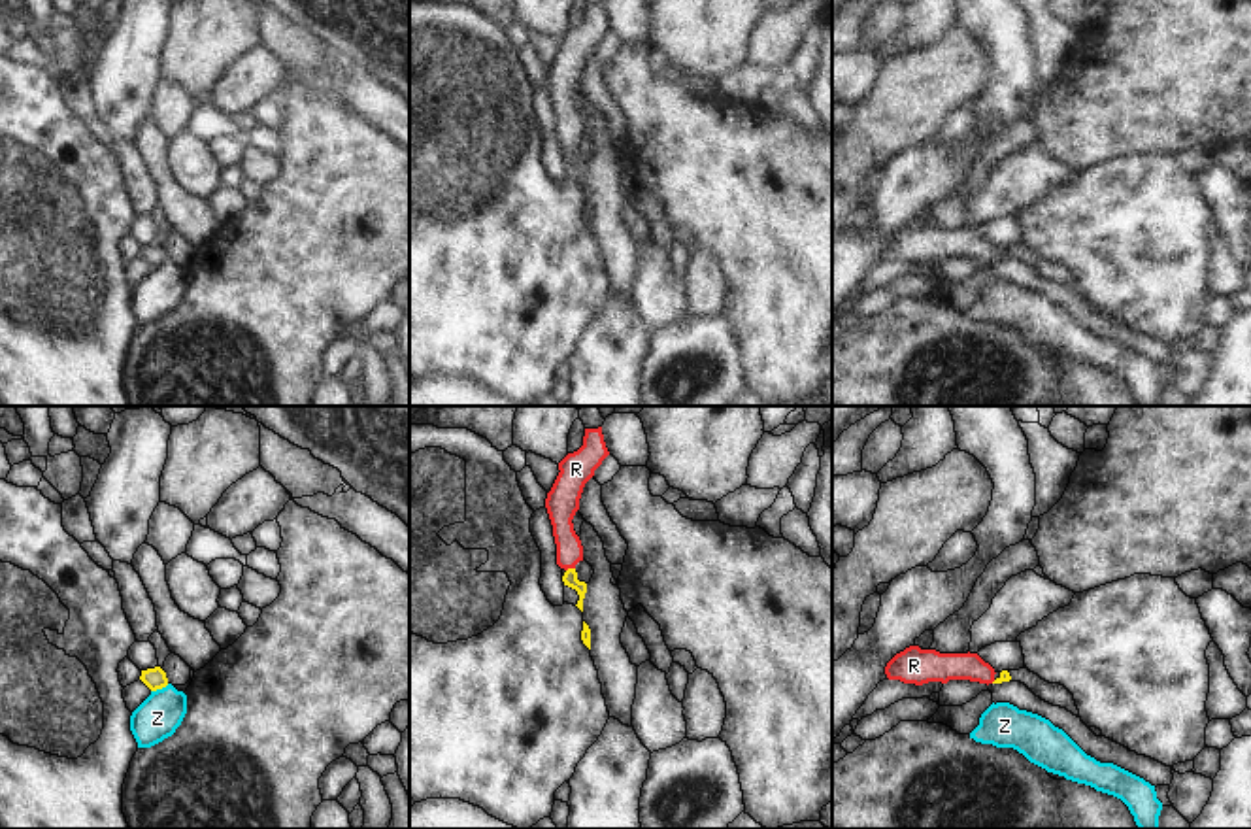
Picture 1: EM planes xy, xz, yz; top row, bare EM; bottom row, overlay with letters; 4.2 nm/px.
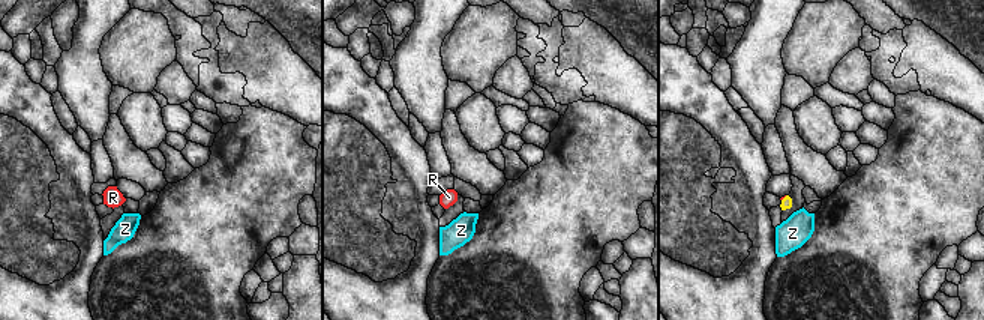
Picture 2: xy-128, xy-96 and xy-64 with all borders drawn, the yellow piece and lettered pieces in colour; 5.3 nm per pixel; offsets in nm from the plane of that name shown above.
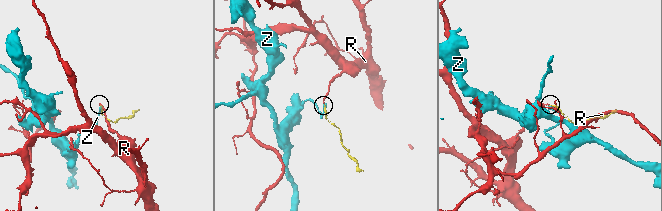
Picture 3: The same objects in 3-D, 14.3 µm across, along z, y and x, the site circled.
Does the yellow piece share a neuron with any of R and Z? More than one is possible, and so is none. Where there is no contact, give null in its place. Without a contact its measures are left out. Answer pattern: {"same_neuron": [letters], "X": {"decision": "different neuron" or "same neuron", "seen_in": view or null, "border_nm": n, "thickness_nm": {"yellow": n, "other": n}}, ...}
{"same_neuron": ["R"], "R": {"decision": "same neuron", "seen_in": "xz", "border_nm": 40, "thickness_nm": {"yellow": 60, "other": 110}}, "Z": {"decision": "different neuron", "seen_in": "xy", "border_nm": 90, "thickness_nm": {"yellow": 100, "other": 190}}}

